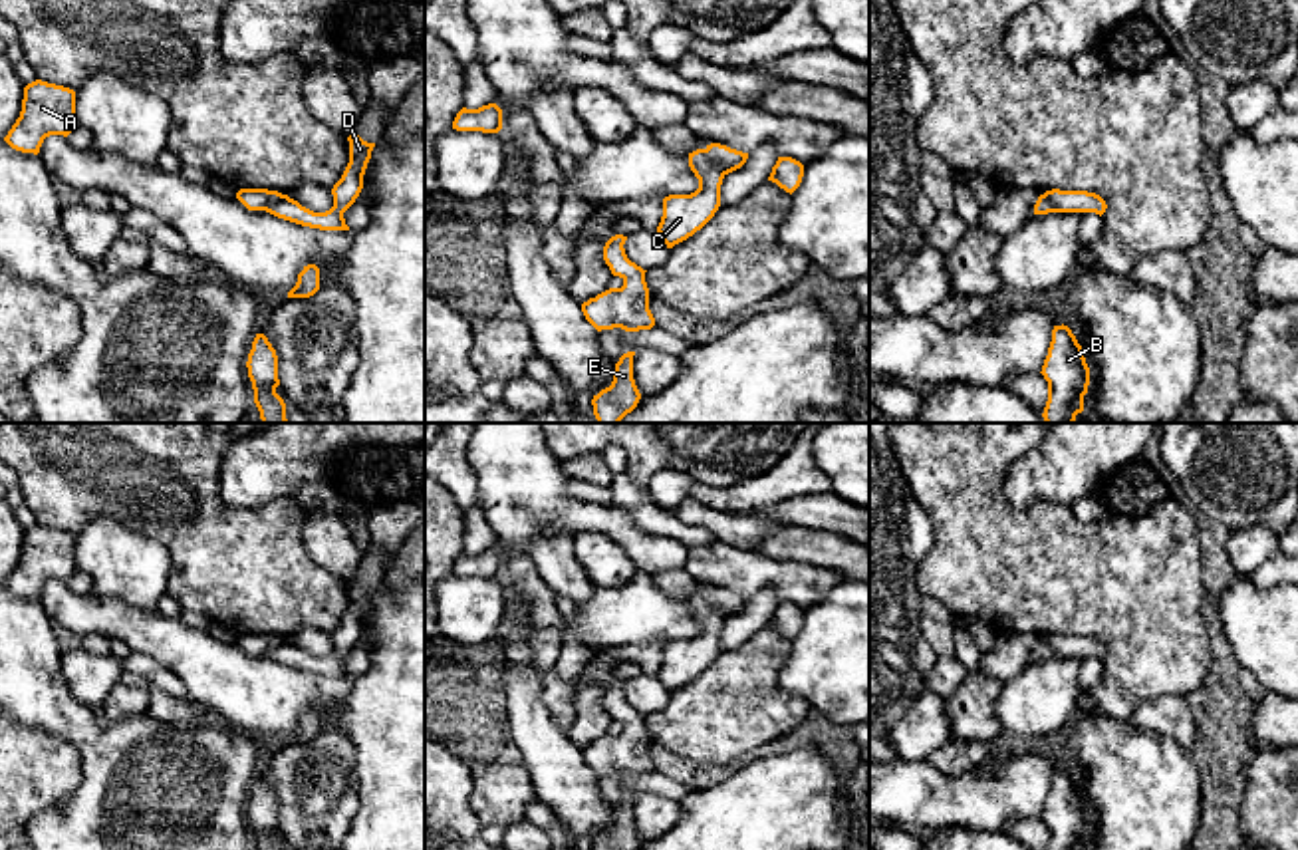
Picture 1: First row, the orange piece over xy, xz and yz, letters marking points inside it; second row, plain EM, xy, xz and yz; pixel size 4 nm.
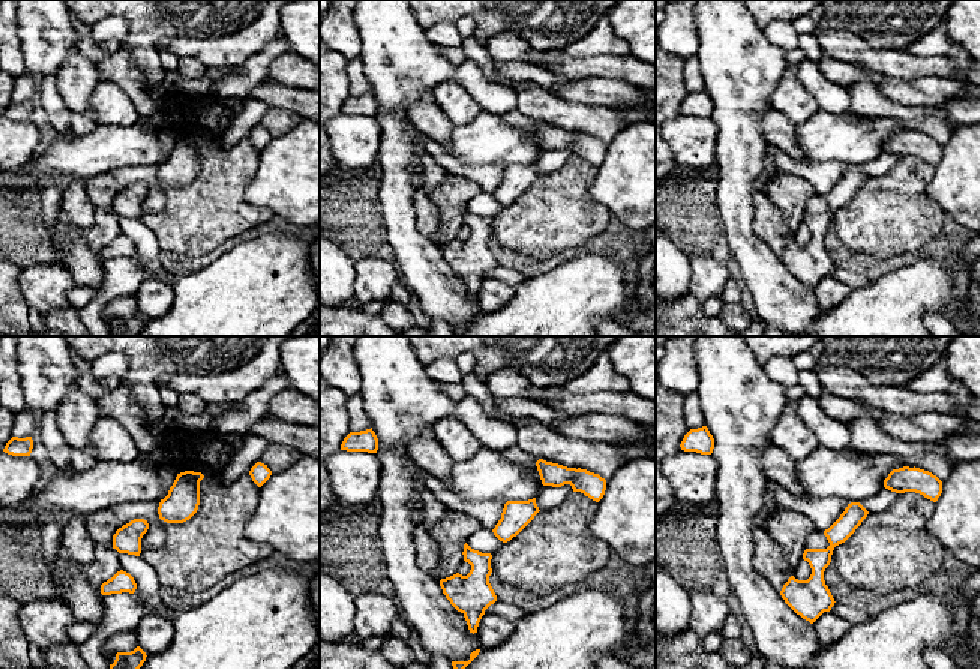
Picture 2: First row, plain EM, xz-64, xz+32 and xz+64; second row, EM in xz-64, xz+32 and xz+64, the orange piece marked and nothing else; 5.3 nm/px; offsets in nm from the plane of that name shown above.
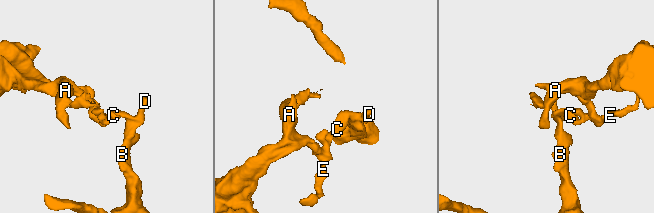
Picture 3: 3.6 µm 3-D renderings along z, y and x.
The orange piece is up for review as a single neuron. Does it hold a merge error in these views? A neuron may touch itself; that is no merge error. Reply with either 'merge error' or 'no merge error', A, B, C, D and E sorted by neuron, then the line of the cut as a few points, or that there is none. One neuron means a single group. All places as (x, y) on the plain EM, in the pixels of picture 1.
merge error | A C E / B D | xz (705, 594), (725, 618)

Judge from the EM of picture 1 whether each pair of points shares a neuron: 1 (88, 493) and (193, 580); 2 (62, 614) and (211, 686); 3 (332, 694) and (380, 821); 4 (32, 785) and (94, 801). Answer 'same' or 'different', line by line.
1: same
2: same
3: different
4: different

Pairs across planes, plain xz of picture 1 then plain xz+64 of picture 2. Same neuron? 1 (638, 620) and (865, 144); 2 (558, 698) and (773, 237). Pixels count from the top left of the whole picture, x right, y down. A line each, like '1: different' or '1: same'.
1: same
2: same

